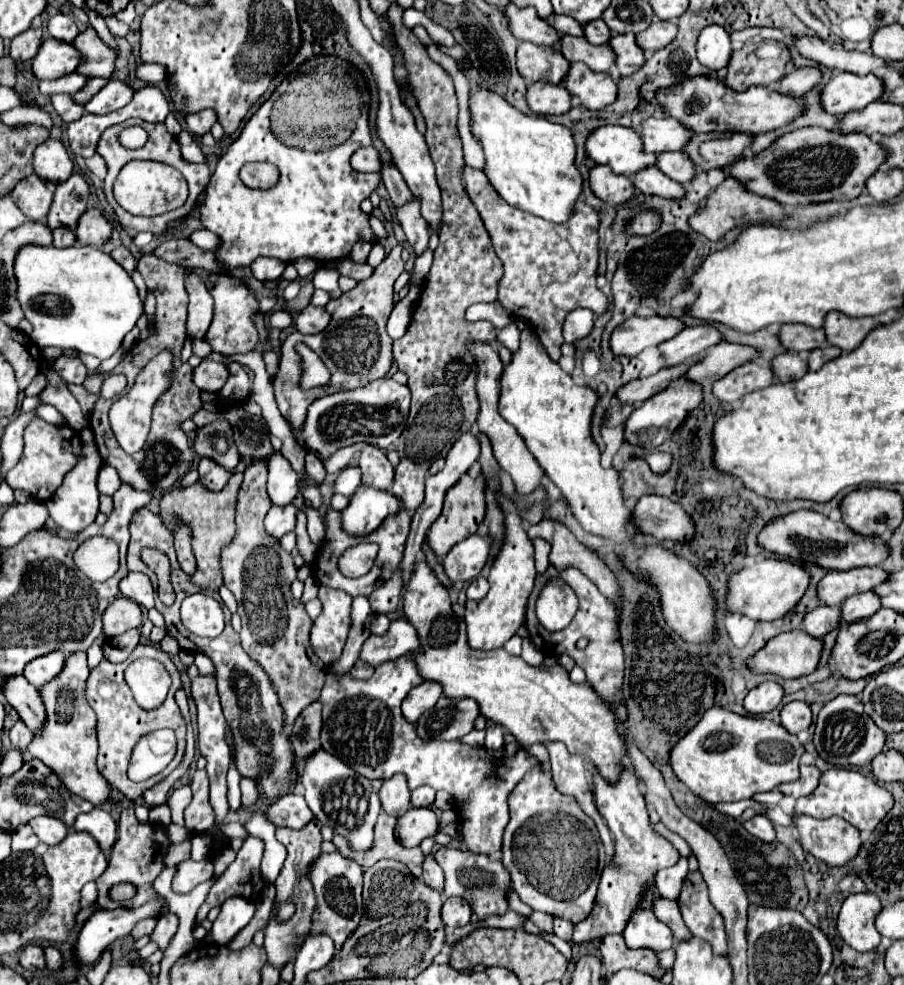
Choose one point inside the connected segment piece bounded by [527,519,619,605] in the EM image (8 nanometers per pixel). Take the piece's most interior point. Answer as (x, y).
(565, 551)

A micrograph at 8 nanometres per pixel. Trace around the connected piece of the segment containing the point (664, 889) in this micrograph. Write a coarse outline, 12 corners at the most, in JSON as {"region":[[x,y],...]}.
{"region":[[687,859],[659,869],[653,881],[667,899],[677,899]]}

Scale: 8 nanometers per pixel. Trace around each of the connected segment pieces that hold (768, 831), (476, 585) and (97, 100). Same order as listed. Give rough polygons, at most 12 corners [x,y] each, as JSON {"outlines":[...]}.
{"outlines":[[[765,815],[741,823],[753,837],[775,841],[773,823]],[[485,577],[467,587],[467,599],[483,599],[489,591]],[[127,81],[109,83],[89,103],[85,111],[107,115],[125,107],[135,89]]]}

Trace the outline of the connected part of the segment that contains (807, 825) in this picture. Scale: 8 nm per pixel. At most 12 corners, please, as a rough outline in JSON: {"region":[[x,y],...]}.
{"region":[[793,815],[803,851],[841,867],[861,847],[841,817]]}

